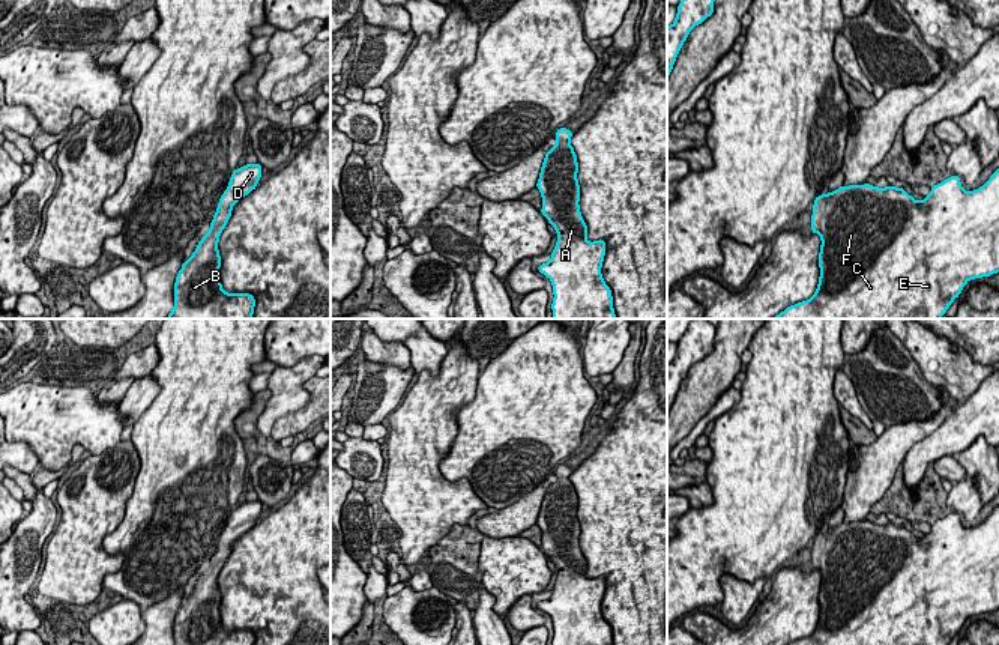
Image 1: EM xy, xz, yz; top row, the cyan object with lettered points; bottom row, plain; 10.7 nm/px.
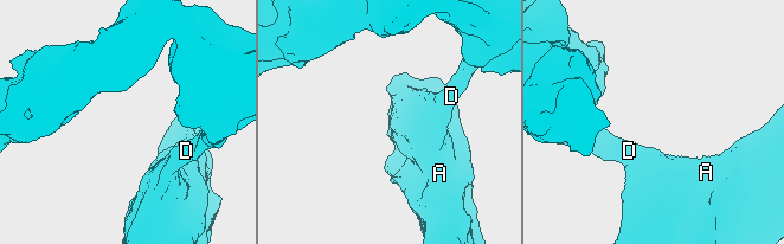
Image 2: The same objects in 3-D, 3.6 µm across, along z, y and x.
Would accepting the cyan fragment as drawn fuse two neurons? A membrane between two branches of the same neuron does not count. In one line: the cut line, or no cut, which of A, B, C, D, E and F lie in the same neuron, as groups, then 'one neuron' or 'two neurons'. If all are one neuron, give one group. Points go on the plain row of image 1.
no cut; A B C D E F; one neuron

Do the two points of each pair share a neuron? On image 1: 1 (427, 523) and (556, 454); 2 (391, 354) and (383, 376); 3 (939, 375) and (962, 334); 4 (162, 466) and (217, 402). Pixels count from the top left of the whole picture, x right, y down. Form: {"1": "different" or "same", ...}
{"1": "different", "2": "different", "3": "different", "4": "same"}

